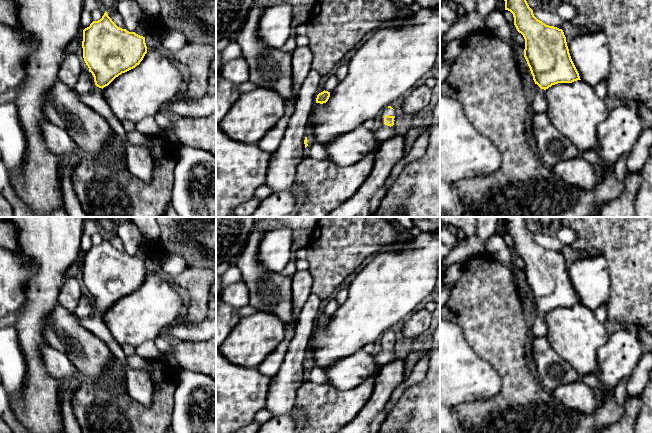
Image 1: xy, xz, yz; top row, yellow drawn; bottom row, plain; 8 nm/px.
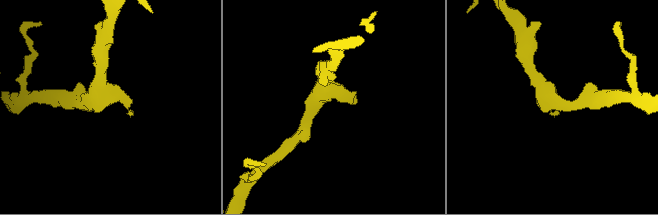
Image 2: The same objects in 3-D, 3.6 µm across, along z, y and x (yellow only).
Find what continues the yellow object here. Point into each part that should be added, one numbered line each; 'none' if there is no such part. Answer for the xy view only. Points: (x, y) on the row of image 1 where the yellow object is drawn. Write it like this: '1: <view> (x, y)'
1: xy (139, 160)

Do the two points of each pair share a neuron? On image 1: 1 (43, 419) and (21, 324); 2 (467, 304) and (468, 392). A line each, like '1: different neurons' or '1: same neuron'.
1: same neuron
2: different neurons

